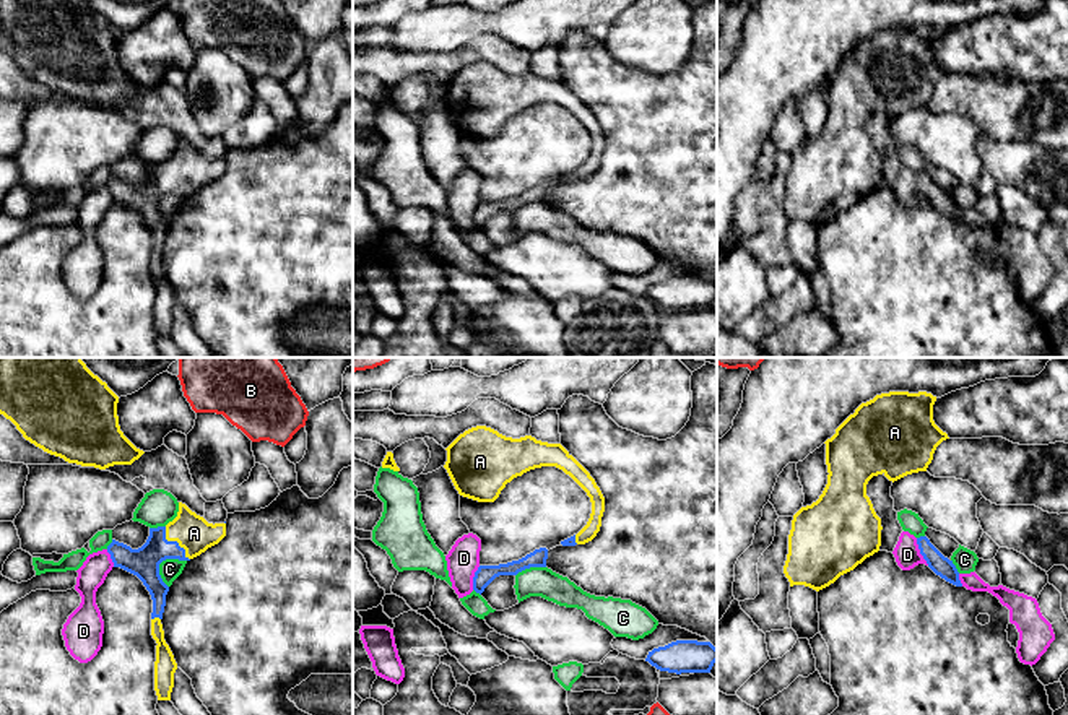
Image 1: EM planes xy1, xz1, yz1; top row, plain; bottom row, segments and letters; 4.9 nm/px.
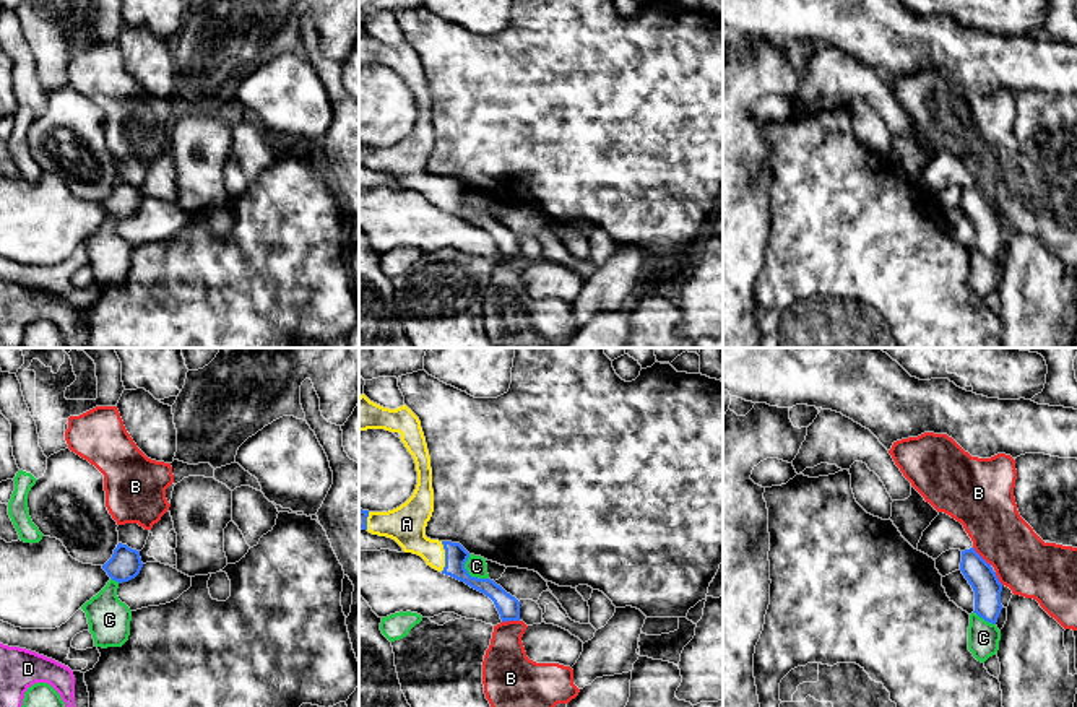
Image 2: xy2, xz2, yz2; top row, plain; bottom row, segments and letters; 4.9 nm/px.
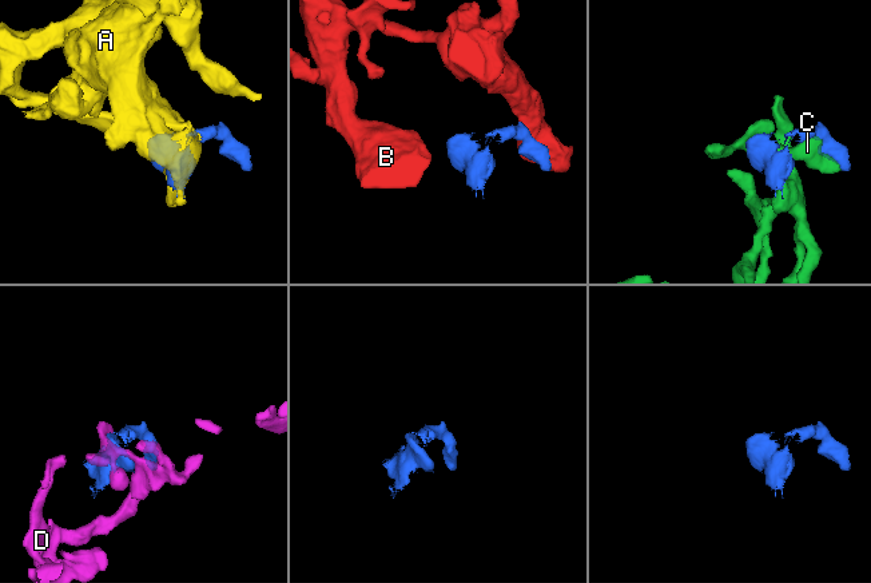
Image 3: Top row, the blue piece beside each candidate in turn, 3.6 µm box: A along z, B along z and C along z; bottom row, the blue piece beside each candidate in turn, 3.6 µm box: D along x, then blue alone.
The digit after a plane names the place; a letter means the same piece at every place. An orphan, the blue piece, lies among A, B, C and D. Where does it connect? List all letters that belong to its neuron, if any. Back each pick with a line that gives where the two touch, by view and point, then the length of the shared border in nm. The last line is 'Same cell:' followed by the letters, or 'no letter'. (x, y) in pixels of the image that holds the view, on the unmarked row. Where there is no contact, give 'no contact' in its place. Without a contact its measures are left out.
A: xy1 (174, 177) | 200 nm
Same cell: A

